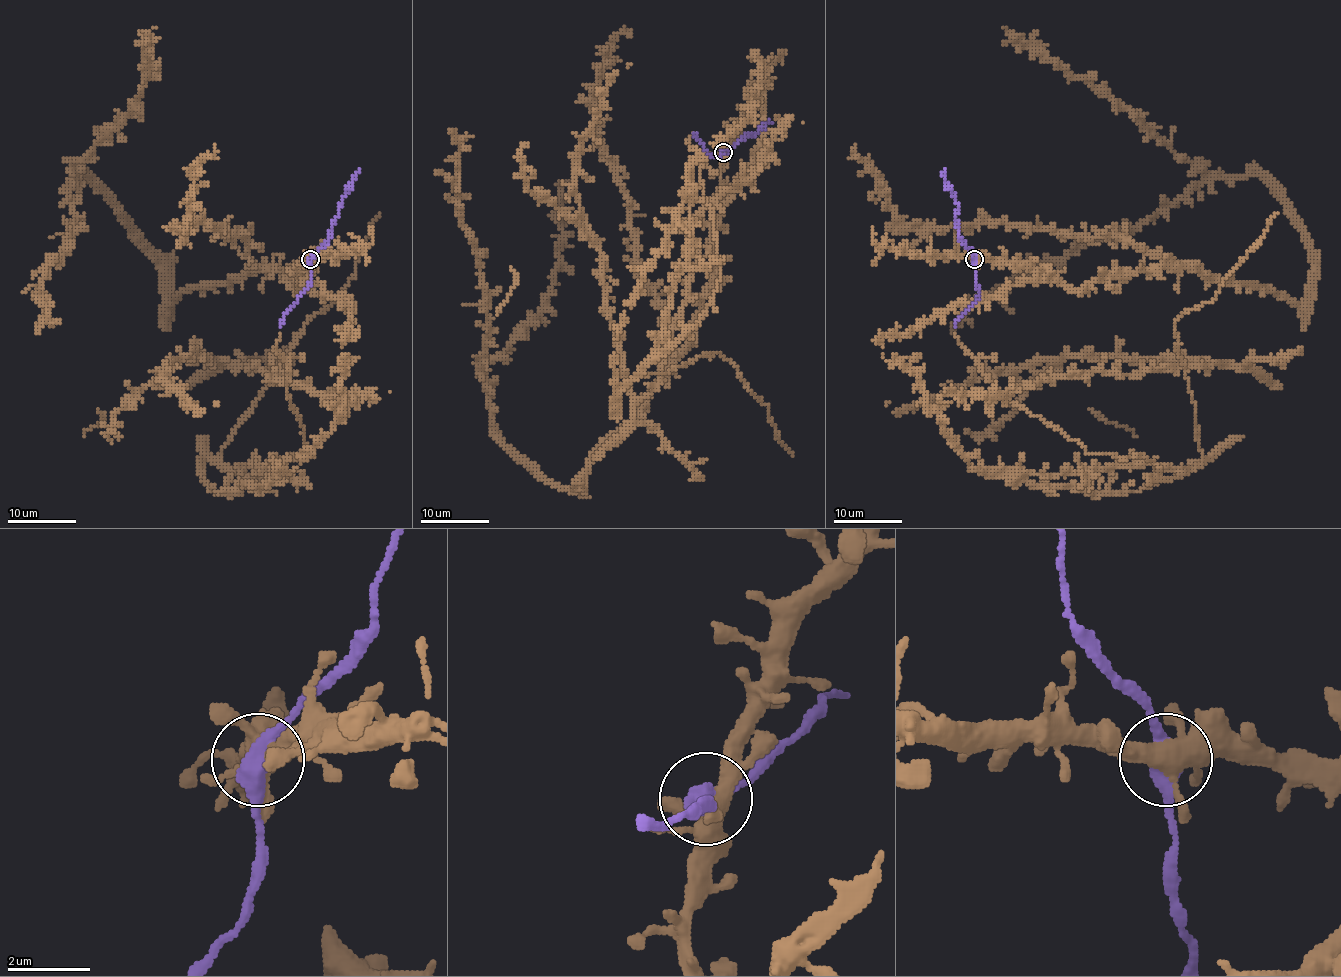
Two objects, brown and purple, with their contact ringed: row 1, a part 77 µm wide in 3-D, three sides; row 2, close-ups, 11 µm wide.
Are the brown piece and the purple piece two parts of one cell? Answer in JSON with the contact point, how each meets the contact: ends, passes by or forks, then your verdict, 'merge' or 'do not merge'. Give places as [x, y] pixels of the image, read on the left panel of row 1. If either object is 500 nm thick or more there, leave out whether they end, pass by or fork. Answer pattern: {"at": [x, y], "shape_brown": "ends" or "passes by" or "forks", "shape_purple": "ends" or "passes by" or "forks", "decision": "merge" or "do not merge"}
{"at": [310, 259], "shape_brown": "forks", "shape_purple": "passes by", "decision": "merge"}

